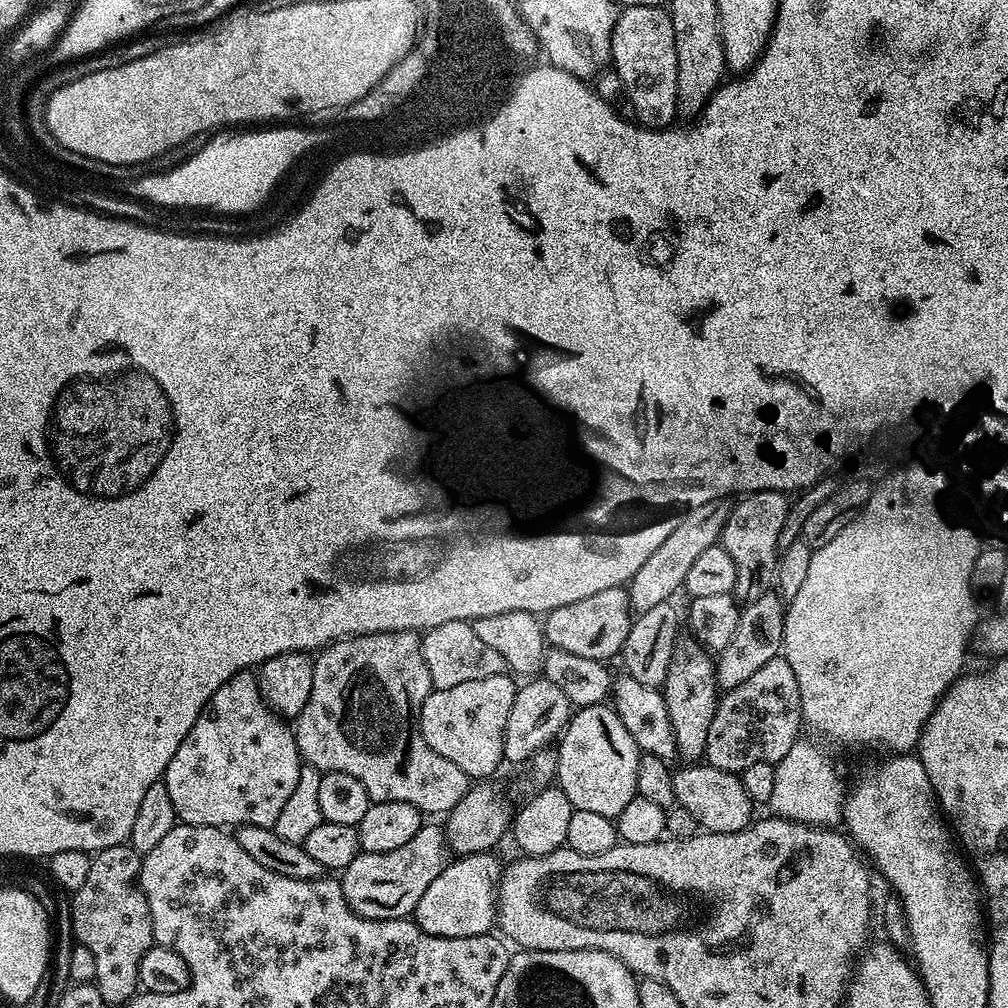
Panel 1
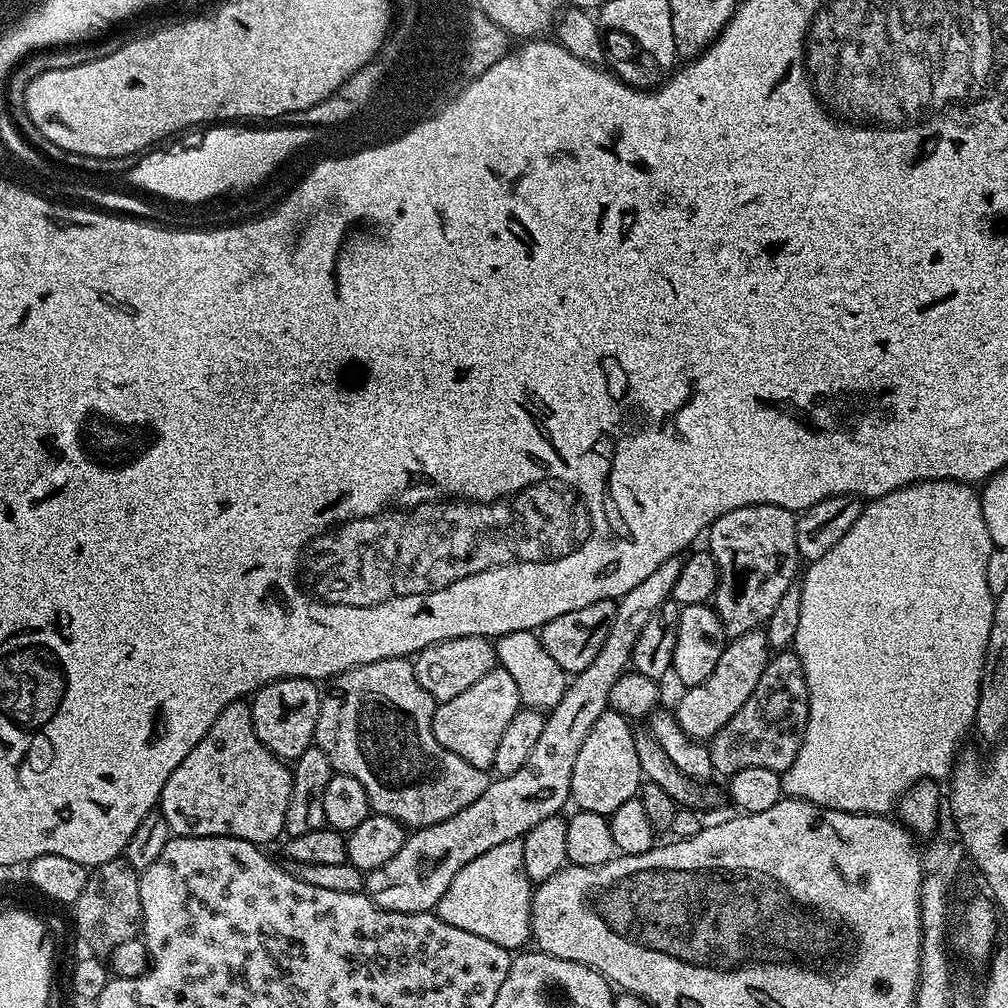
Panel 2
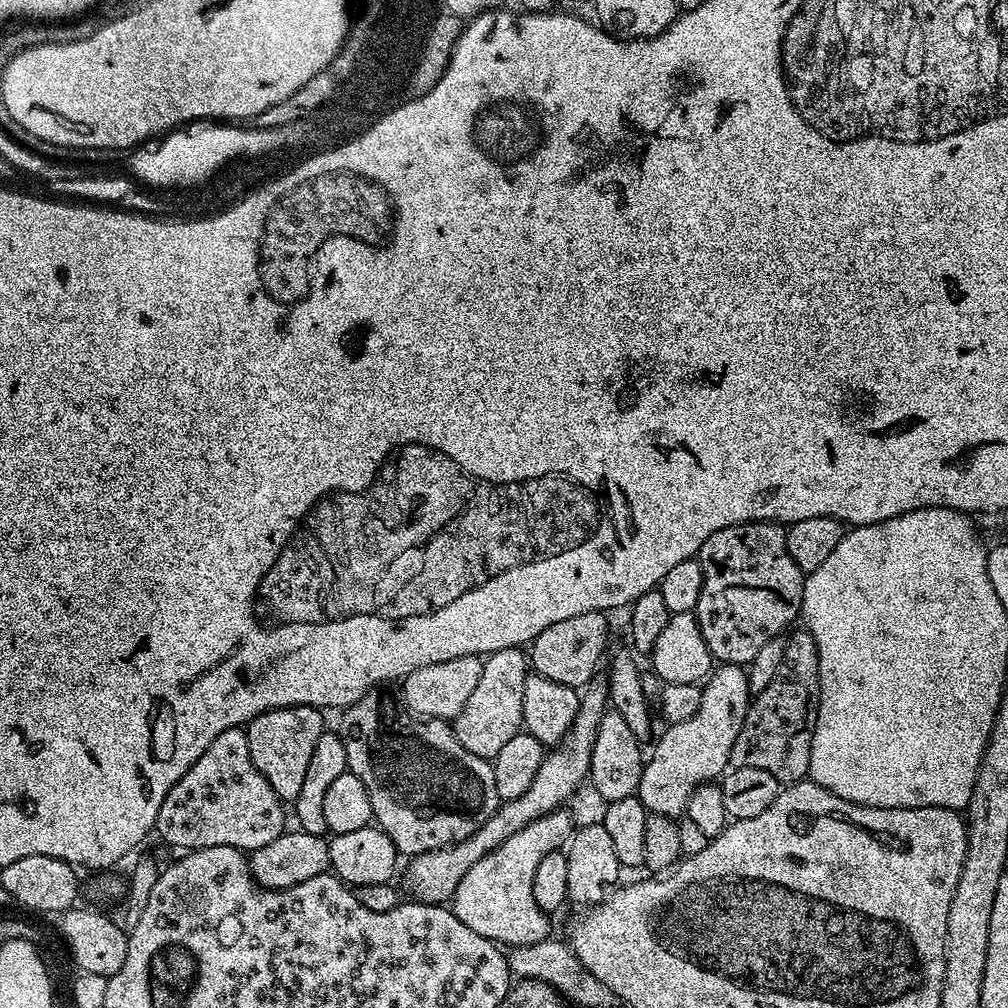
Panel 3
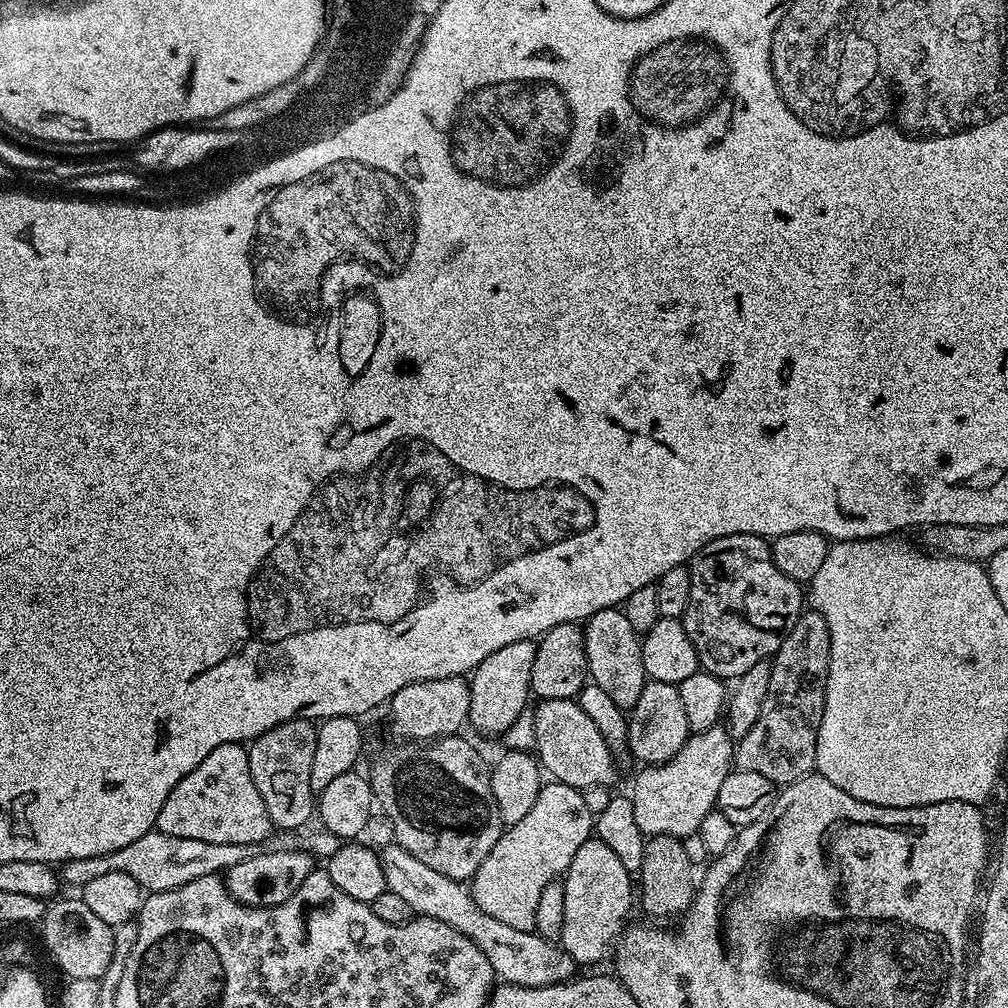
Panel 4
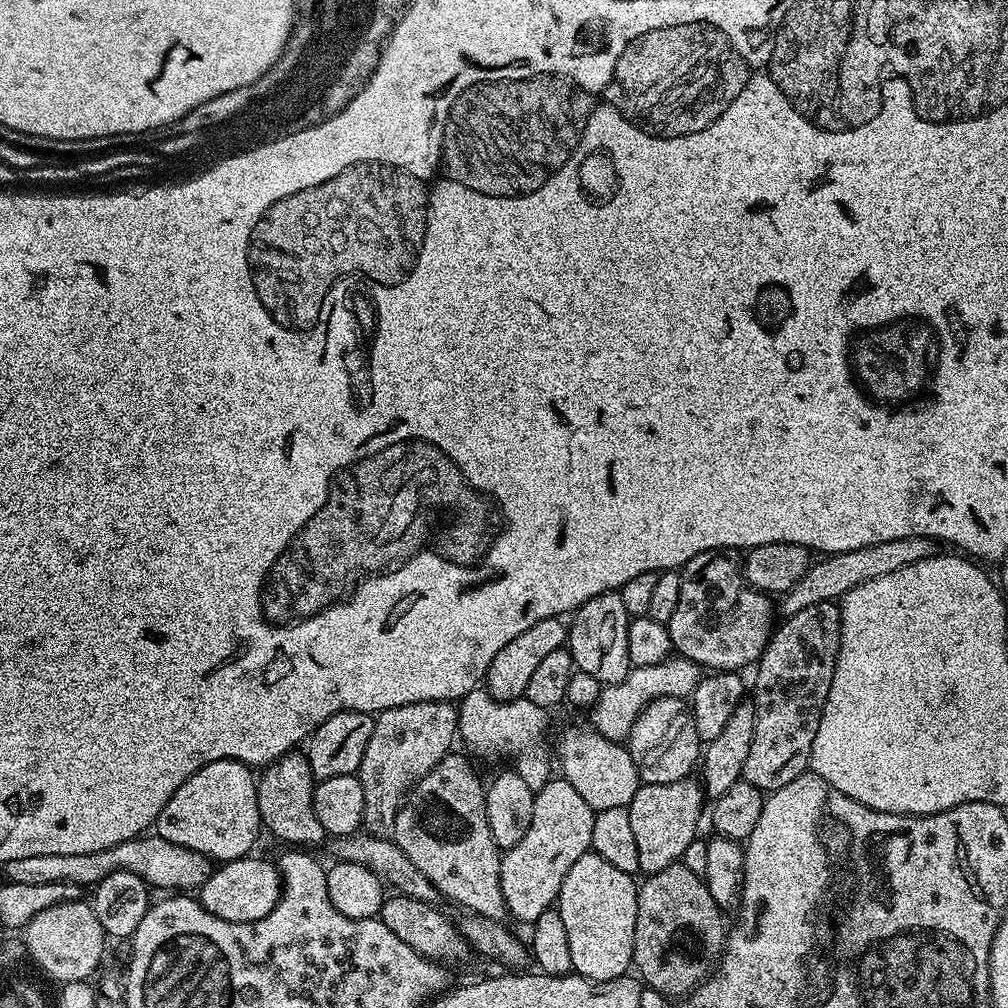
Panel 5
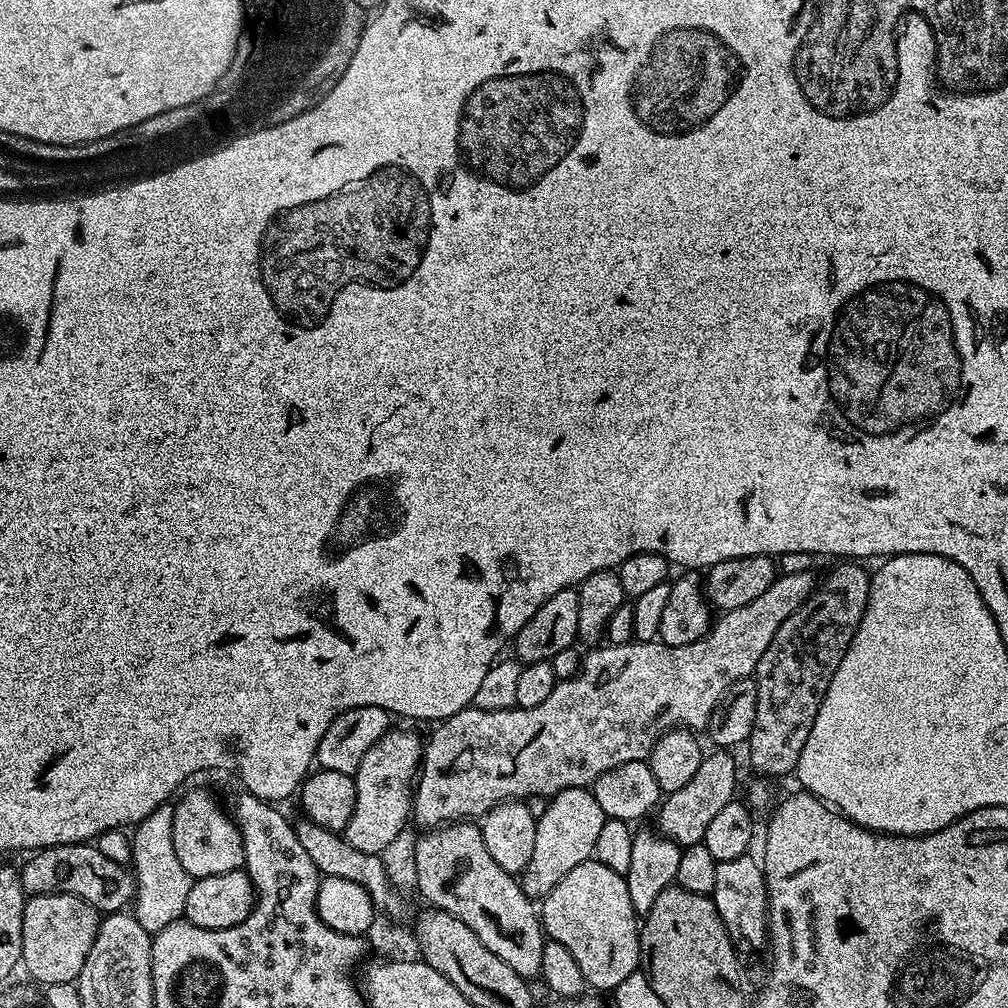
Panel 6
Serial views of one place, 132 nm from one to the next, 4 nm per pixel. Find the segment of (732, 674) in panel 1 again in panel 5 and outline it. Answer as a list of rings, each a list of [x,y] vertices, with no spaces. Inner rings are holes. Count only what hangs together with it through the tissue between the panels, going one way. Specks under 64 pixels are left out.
[[[685,778],[666,785],[641,783],[640,789],[628,803],[630,826],[638,845],[640,872],[651,874],[664,870],[683,857],[686,846],[697,839],[696,827],[700,824],[700,811],[704,808],[706,793],[699,779]]]

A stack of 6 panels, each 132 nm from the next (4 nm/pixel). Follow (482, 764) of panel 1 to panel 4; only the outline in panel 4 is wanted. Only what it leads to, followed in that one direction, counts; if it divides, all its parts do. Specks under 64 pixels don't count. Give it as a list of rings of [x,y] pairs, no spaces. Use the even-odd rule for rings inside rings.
[[[536,640],[510,642],[502,650],[494,650],[475,672],[471,673],[468,689],[470,690],[470,710],[468,724],[488,736],[499,737],[510,730],[519,715],[529,707],[530,685],[534,670]]]

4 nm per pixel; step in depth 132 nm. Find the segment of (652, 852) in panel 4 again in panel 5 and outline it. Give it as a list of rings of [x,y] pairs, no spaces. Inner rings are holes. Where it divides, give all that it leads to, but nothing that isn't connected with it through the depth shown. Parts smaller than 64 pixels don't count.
[[[683,862],[670,864],[643,879],[636,893],[638,918],[632,955],[635,971],[640,971],[639,979],[661,996],[687,997],[705,983],[724,951],[726,923],[720,917],[722,909],[710,898],[704,877],[686,870]]]

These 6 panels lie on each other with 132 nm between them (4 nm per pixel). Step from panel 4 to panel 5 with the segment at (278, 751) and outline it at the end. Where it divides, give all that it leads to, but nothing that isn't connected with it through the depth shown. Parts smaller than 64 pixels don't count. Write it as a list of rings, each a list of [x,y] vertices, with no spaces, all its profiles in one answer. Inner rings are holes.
[[[293,750],[291,752],[285,752],[283,756],[279,756],[275,762],[267,765],[267,767],[259,773],[256,782],[261,825],[263,825],[267,831],[269,828],[278,839],[285,840],[288,846],[310,846],[306,844],[322,843],[323,840],[326,840],[326,834],[322,830],[322,822],[318,822],[318,818],[314,814],[313,787],[314,777],[308,765],[308,757],[303,751]]]

